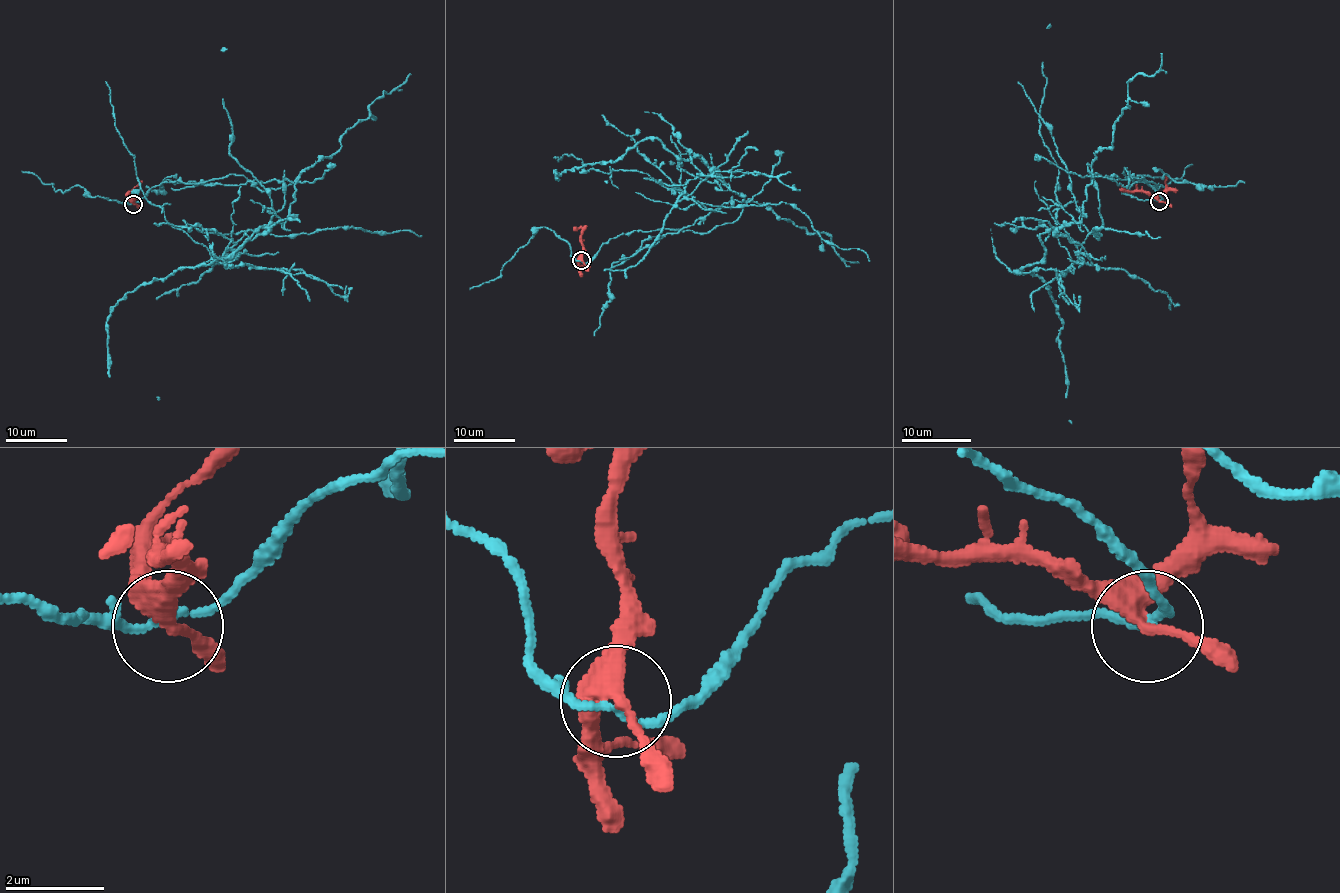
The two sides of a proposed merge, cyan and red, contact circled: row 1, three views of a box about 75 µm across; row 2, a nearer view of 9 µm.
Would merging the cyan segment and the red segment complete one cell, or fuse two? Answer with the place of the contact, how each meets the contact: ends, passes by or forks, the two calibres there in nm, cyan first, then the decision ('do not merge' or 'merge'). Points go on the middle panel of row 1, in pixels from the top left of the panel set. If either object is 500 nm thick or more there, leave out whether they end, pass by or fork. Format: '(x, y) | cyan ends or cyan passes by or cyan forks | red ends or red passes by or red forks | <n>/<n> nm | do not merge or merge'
(581, 260) | cyan passes by | red forks | 140/320 nm | do not merge

